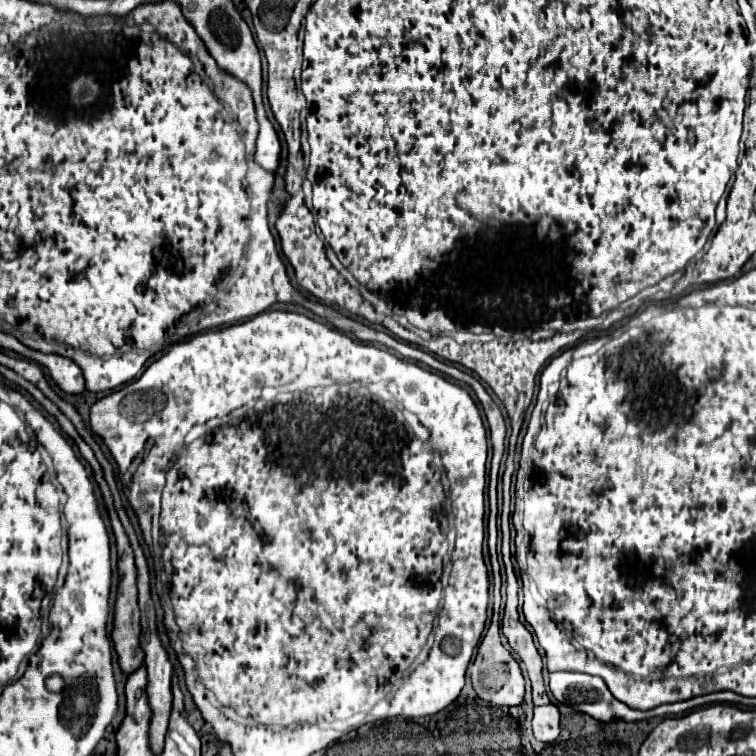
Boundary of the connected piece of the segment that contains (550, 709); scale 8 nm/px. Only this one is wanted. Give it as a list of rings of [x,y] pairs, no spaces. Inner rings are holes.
[[[556,704],[536,706],[534,718],[532,718],[532,730],[540,742],[554,744],[556,738],[560,736],[560,710],[558,710],[558,706]]]

